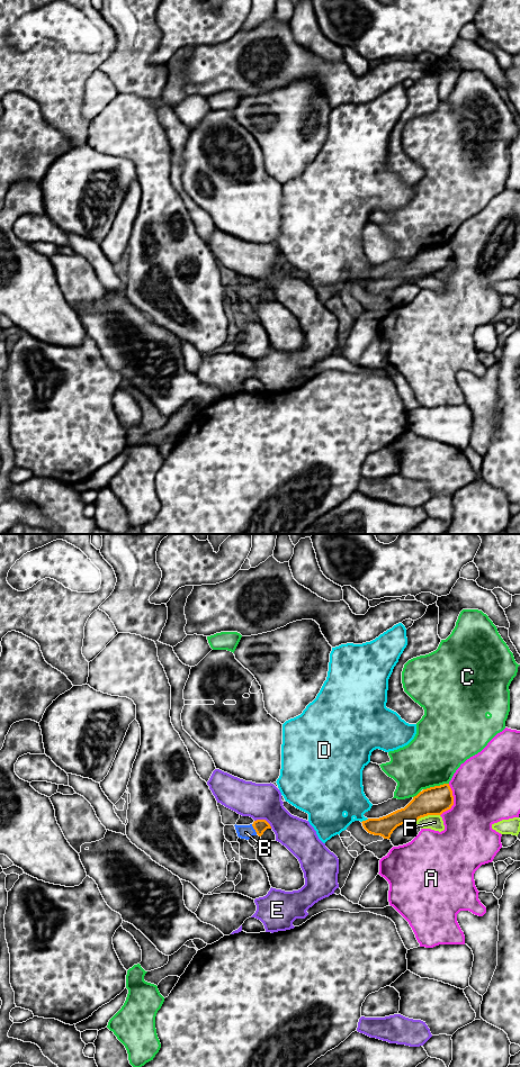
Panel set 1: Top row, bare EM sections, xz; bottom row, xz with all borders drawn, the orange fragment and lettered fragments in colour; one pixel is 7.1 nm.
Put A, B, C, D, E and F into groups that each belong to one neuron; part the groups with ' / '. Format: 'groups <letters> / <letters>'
groups A / B / C / D / E / F

